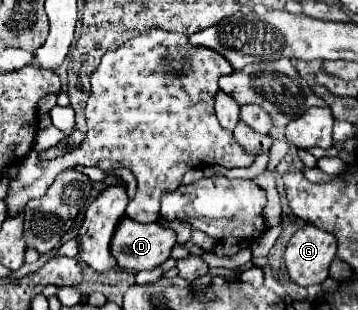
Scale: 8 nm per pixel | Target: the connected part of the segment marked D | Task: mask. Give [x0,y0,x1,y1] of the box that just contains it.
[113,217,177,271]

